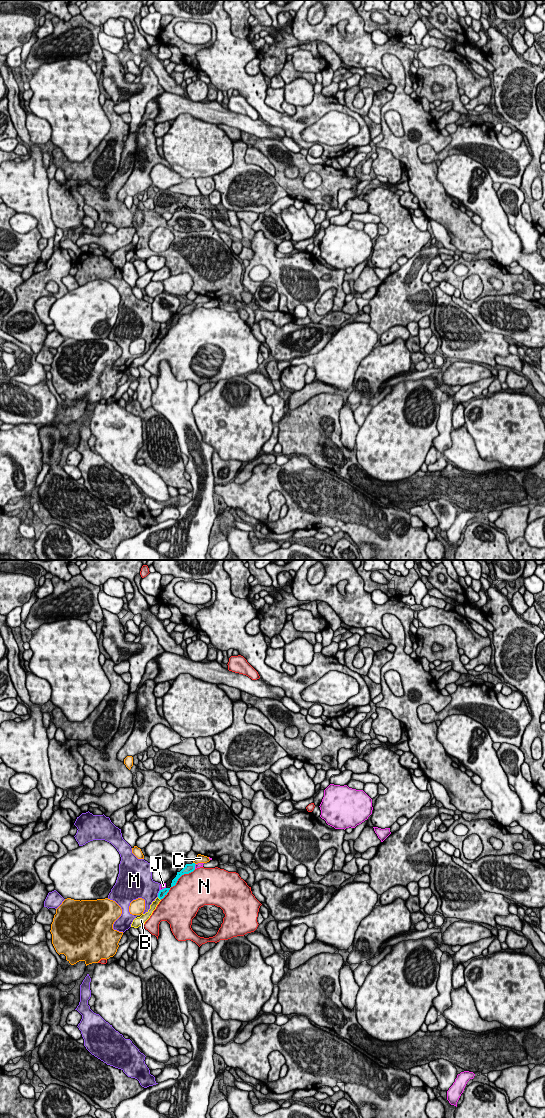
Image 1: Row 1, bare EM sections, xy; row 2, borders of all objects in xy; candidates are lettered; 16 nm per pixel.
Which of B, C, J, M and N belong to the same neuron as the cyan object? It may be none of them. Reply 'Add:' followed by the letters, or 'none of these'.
Add: none of these

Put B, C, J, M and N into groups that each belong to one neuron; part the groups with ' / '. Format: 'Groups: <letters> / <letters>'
Groups: B / C / J / M / N

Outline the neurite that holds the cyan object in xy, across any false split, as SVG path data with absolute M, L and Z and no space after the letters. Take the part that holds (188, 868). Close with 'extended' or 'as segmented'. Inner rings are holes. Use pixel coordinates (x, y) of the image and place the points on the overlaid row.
M192 863L192 864L186 864L185 867L180 871L180 872L177 872L177 875L176 877L172 880L172 883L171 883L171 887L175 886L178 879L184 875L184 874L189 874L191 872L193 872L195 870L195 863Z; as segmented

